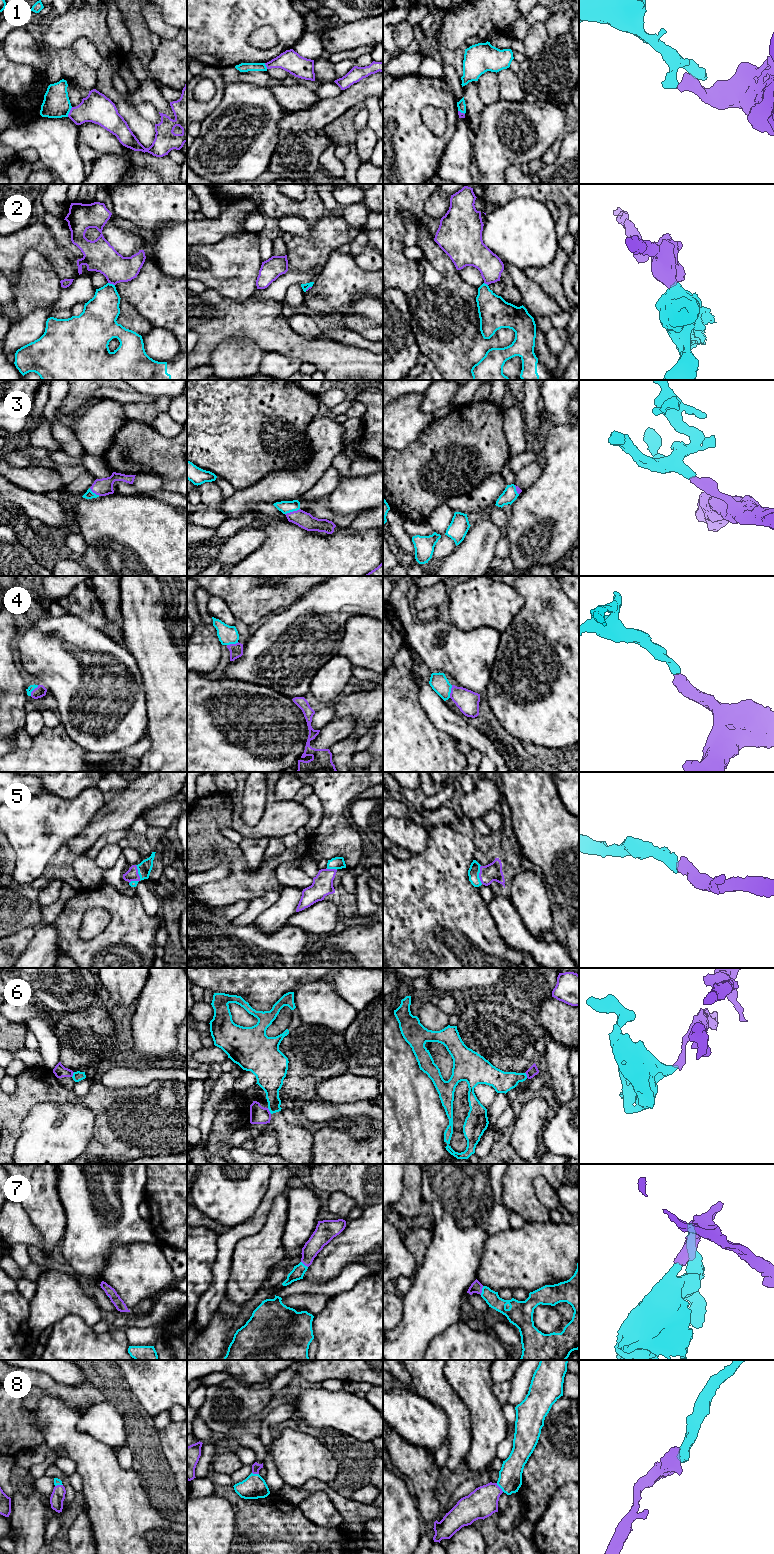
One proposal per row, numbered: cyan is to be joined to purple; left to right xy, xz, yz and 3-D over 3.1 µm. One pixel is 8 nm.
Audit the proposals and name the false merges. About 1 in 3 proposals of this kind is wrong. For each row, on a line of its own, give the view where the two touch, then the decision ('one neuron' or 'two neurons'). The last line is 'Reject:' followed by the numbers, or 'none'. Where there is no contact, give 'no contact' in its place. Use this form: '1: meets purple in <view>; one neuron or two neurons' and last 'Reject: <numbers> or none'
1: meets purple in xy; two neurons
2: meets purple in xy; two neurons
3: meets purple in xz; one neuron
4: meets purple in yz; one neuron
5: meets purple in xy; one neuron
6: meets purple in xz; two neurons
7: meets purple in yz; one neuron
8: meets purple in yz; one neuron
Reject: 1, 2, 6

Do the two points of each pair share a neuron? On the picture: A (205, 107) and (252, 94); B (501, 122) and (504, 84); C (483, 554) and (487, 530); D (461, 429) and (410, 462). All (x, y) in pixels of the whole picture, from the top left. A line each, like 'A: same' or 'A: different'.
A: different
B: different
C: same
D: same

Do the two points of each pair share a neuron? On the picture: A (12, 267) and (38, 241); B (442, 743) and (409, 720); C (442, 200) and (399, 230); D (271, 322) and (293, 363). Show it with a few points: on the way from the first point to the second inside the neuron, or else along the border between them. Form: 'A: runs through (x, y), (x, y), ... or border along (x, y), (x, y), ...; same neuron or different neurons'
A: runs through (12, 258), (29, 241); same neuron
B: runs through (434, 743), (417, 728); same neuron
C: border along (431, 194), (425, 201), (425, 213); different neurons
D: border along (267, 351), (297, 357), (303, 362); different neurons

